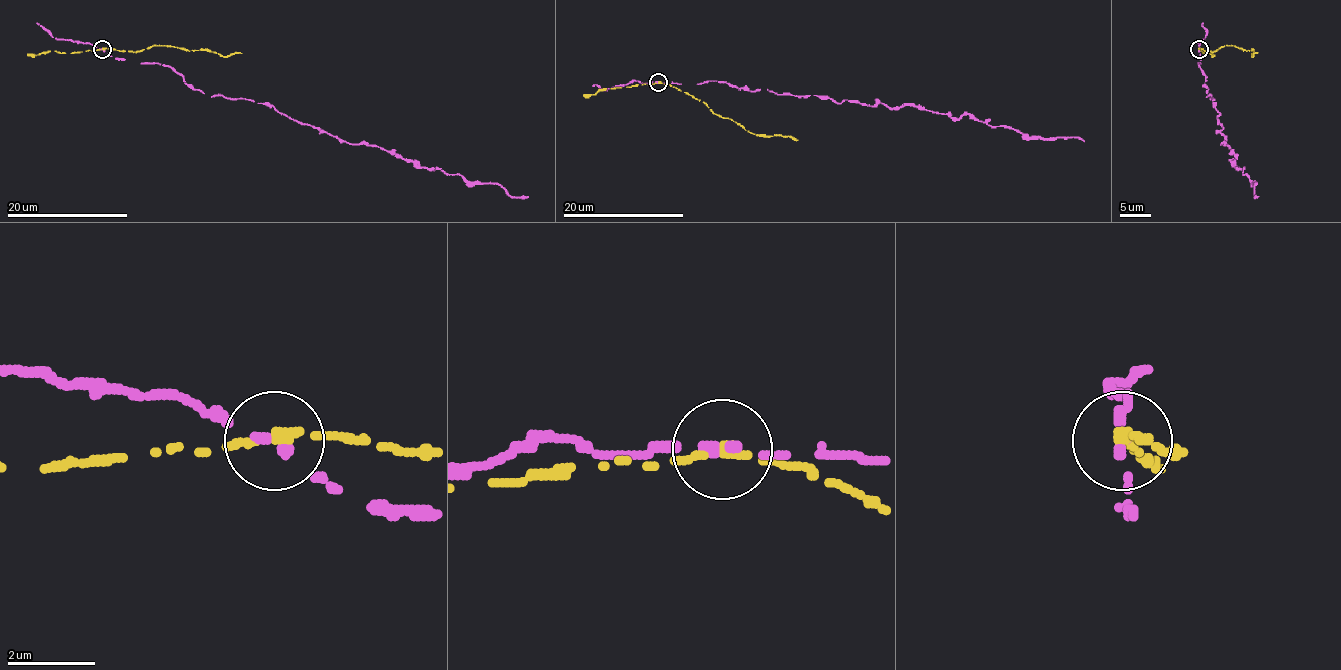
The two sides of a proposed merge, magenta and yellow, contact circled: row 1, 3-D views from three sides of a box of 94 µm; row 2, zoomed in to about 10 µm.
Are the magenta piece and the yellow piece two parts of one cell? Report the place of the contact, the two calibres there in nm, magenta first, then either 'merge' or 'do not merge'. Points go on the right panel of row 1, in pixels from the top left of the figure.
(1199, 49) | 280/280 nm | do not merge

